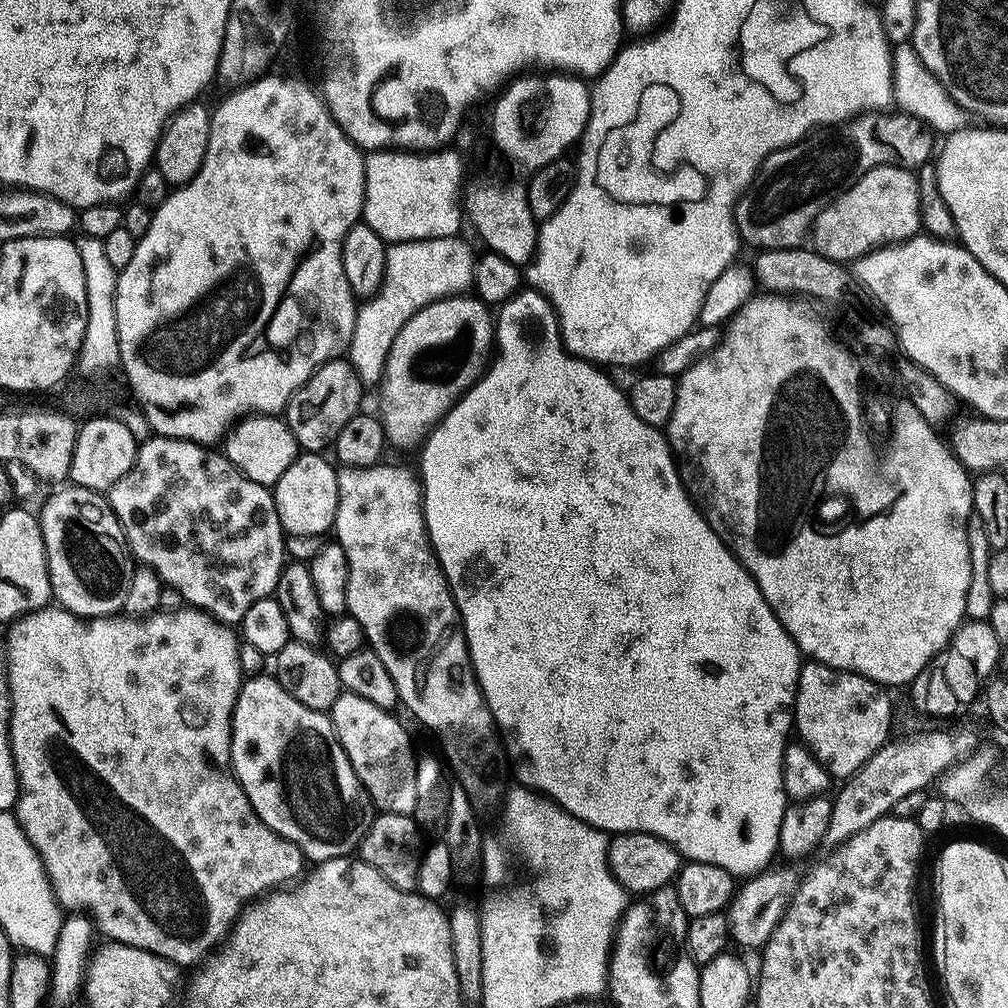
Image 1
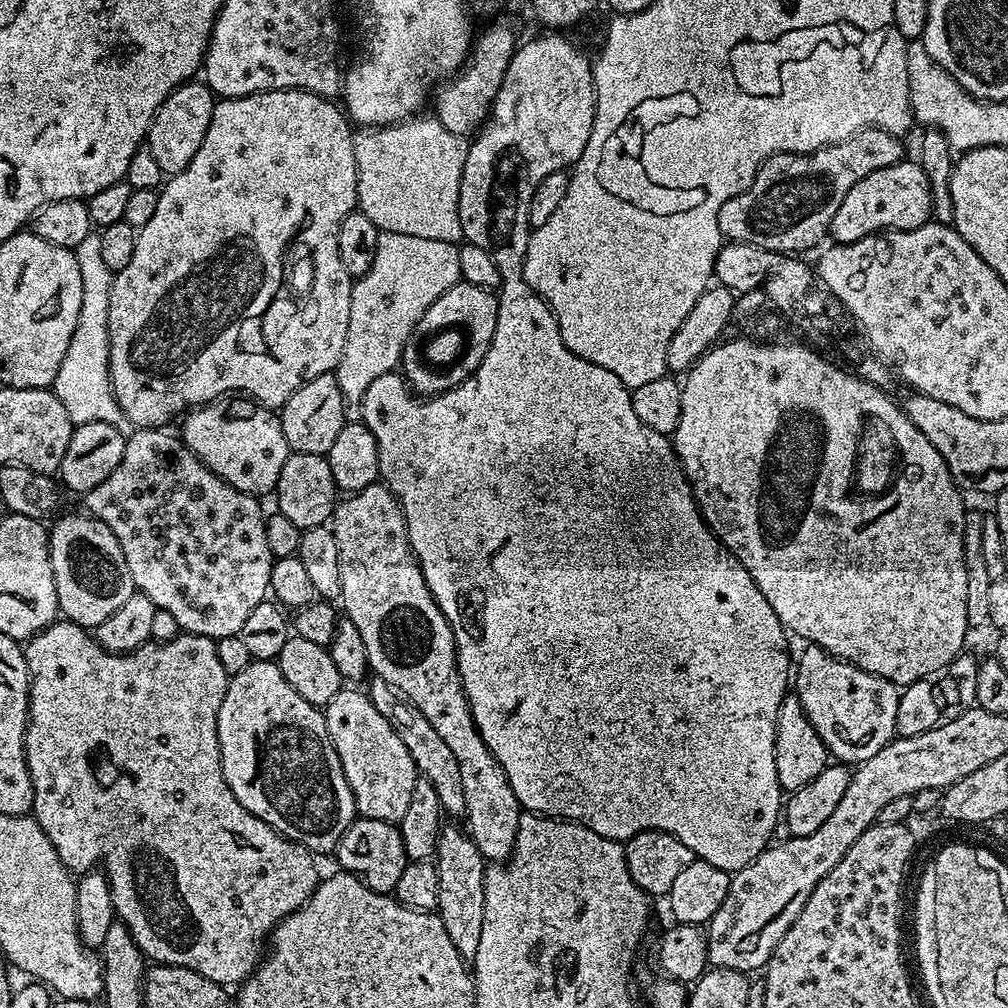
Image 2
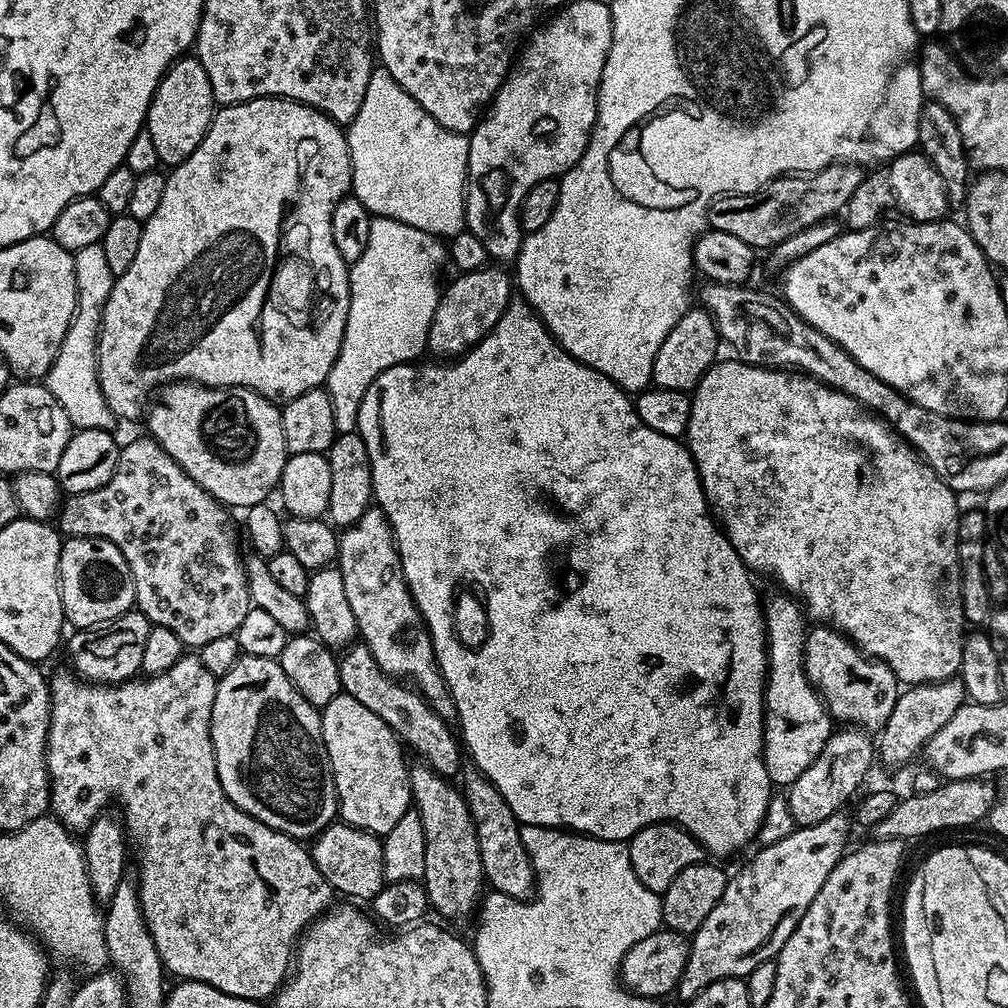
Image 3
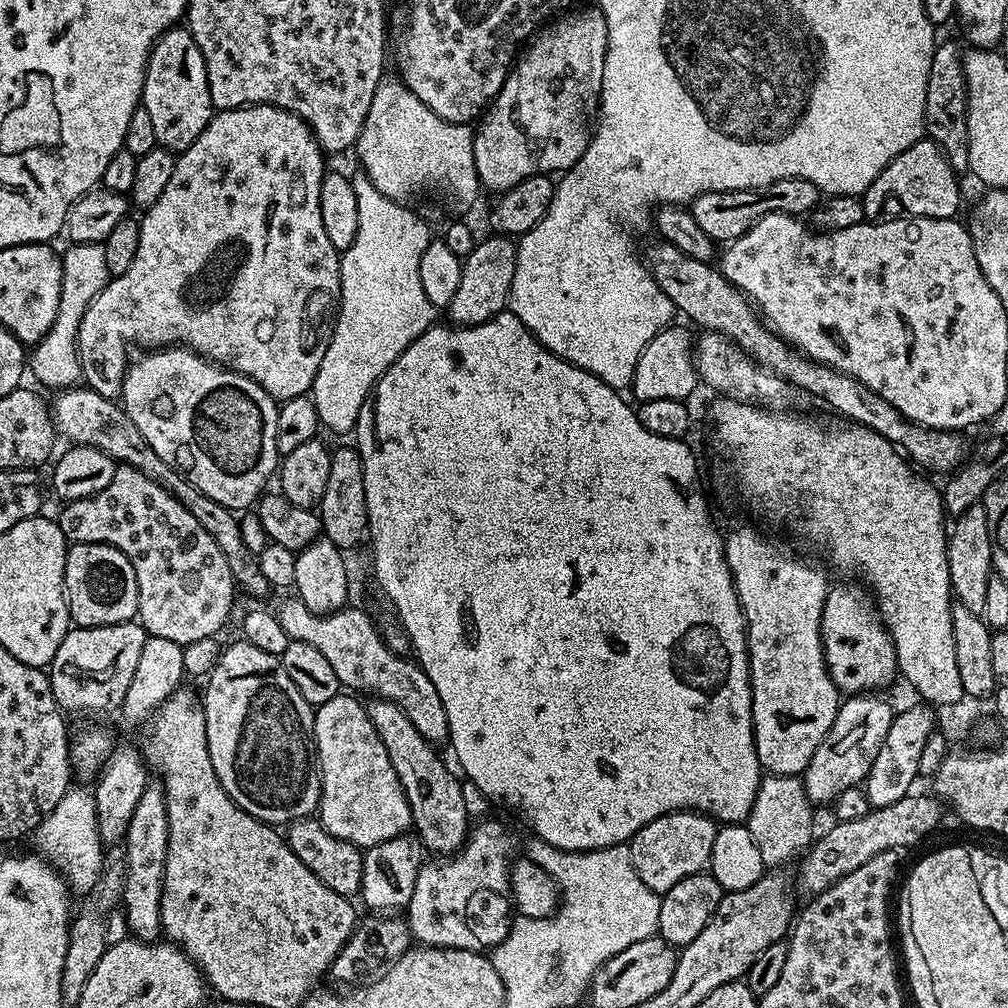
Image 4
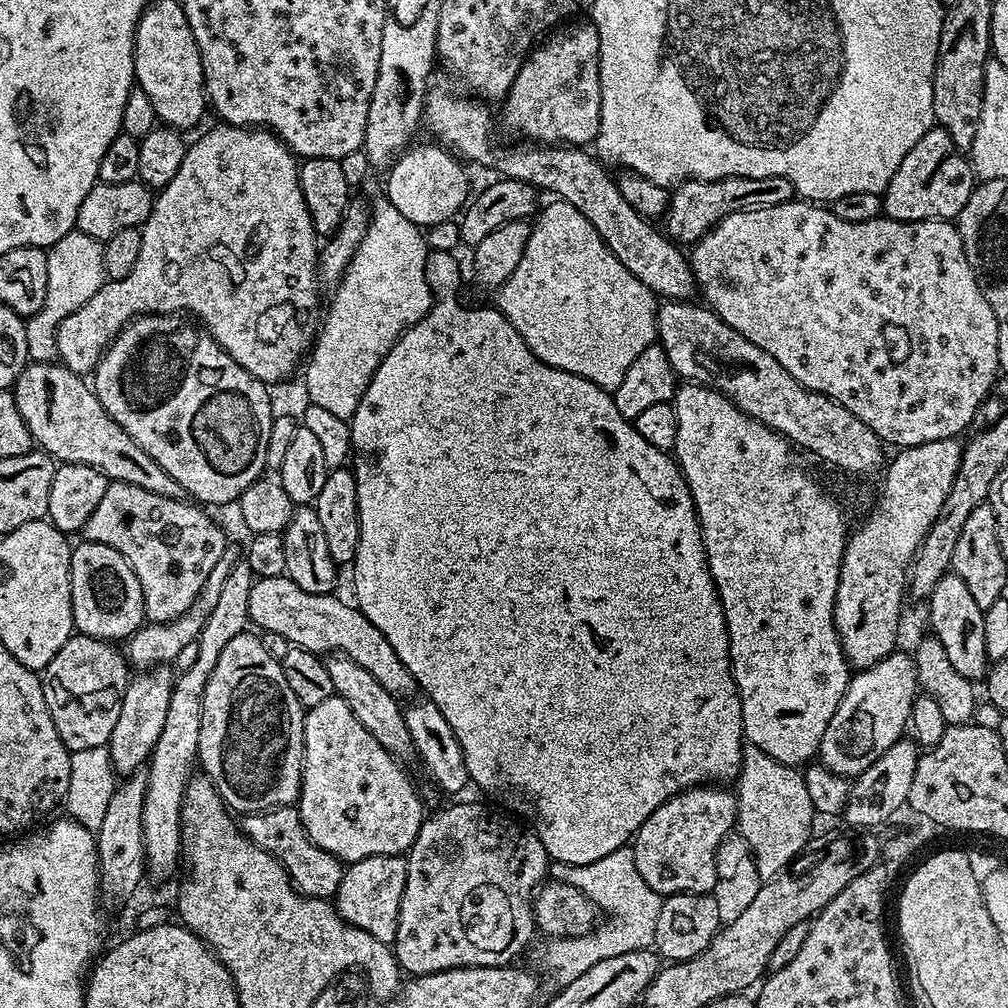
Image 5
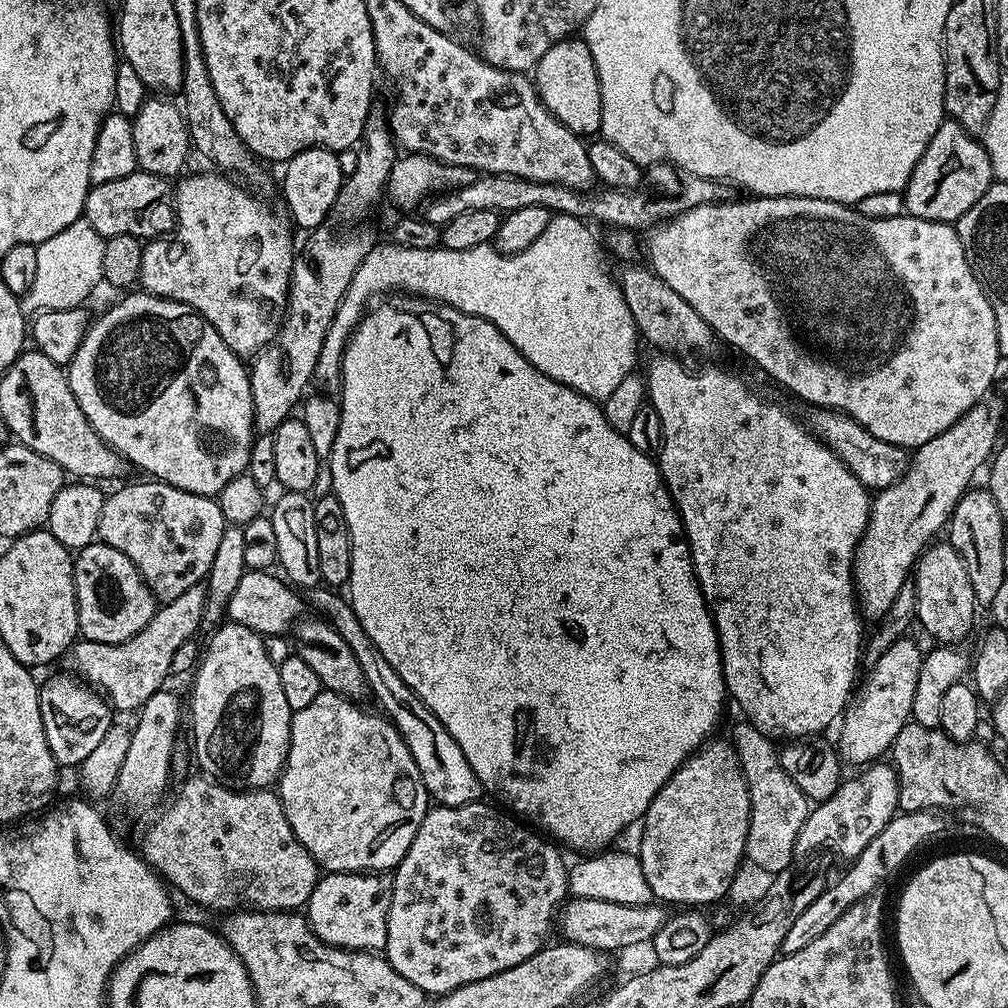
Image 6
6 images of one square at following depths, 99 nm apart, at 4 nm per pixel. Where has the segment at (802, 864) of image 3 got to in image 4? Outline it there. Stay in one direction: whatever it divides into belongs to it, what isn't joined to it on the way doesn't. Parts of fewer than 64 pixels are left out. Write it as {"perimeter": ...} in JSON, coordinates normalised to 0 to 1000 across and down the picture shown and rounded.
{"perimeter":[[[759,867],[738,883],[719,884],[714,898],[710,900],[710,910],[714,973],[722,976],[726,972],[734,972],[748,950],[760,942],[760,938],[768,938],[768,935],[778,933],[783,928],[788,916],[788,901],[786,905],[786,889],[782,886],[782,877],[774,869]]]}

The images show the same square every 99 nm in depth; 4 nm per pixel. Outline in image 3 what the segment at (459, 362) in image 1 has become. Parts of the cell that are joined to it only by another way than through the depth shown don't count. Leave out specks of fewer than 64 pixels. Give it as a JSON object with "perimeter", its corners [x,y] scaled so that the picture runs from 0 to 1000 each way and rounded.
{"perimeter":[[[481,264],[470,268],[469,270],[455,271],[451,276],[452,279],[442,285],[437,291],[437,298],[434,300],[434,307],[431,308],[430,319],[426,324],[423,338],[424,348],[430,349],[433,355],[455,355],[464,348],[465,345],[474,340],[478,334],[498,315],[498,312],[503,308],[506,299],[510,294],[510,282],[504,279],[504,274],[499,270],[496,264]]]}

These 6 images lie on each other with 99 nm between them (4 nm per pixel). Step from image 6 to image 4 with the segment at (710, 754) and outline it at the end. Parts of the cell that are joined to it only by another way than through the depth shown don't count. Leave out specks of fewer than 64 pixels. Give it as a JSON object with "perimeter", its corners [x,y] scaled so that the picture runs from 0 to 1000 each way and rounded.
{"perimeter":[[[666,806],[657,812],[649,812],[649,815],[637,819],[625,834],[633,871],[637,871],[645,883],[658,887],[665,879],[673,879],[677,871],[699,864],[703,860],[711,822],[711,814],[697,806]]]}

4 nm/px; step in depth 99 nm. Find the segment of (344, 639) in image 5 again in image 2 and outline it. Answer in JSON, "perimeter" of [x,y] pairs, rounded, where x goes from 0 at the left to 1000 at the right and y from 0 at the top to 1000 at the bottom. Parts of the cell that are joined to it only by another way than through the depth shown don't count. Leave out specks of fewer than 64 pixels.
{"perimeter":[[[376,673],[370,674],[370,676],[370,679],[363,683],[363,688],[371,696],[371,704],[375,704],[379,708],[379,712],[383,712],[383,716],[387,716],[387,720],[391,720],[391,728],[395,728],[395,732],[399,732],[403,744],[407,744],[407,752],[411,752],[414,767],[431,780],[431,784],[435,787],[438,807],[441,811],[459,811],[462,804],[461,786],[458,785],[457,767],[449,745],[442,740],[441,733],[438,733],[435,725],[427,720],[422,708],[419,708],[419,704],[413,702],[411,698],[406,698],[383,676]]]}

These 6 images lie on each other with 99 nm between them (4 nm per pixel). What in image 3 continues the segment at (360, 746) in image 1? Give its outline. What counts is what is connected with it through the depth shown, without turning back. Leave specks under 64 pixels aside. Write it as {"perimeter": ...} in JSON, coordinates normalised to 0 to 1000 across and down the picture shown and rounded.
{"perimeter":[[[340,688],[332,690],[319,703],[317,715],[319,732],[323,740],[323,748],[327,752],[333,781],[336,813],[342,817],[369,825],[379,831],[384,825],[391,823],[391,819],[395,819],[395,812],[399,812],[399,808],[403,808],[410,801],[409,781],[405,771],[407,758],[401,755],[402,743],[399,741],[397,731],[387,720],[383,720],[383,716],[379,716],[375,708],[371,708],[371,704],[363,704],[363,700],[355,696],[355,692],[347,692]]]}

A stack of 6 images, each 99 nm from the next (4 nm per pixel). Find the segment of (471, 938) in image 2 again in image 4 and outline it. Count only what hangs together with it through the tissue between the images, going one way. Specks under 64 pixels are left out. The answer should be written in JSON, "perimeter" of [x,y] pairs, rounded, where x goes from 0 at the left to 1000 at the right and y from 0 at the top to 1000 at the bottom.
{"perimeter":[[[369,692],[364,695],[363,701],[371,724],[375,724],[375,732],[379,732],[379,740],[383,740],[383,748],[387,748],[387,760],[391,760],[391,768],[395,768],[395,776],[403,788],[412,828],[416,829],[430,850],[451,849],[466,824],[461,779],[452,775],[453,767],[448,767],[437,755],[433,747],[436,745],[426,734],[419,732],[419,728],[415,728],[411,716],[407,716],[407,712],[403,712],[391,696]]]}

